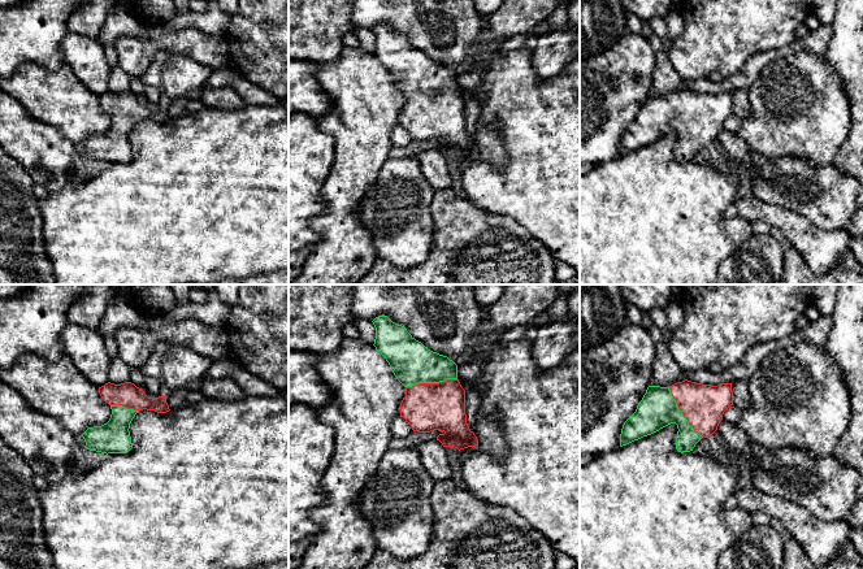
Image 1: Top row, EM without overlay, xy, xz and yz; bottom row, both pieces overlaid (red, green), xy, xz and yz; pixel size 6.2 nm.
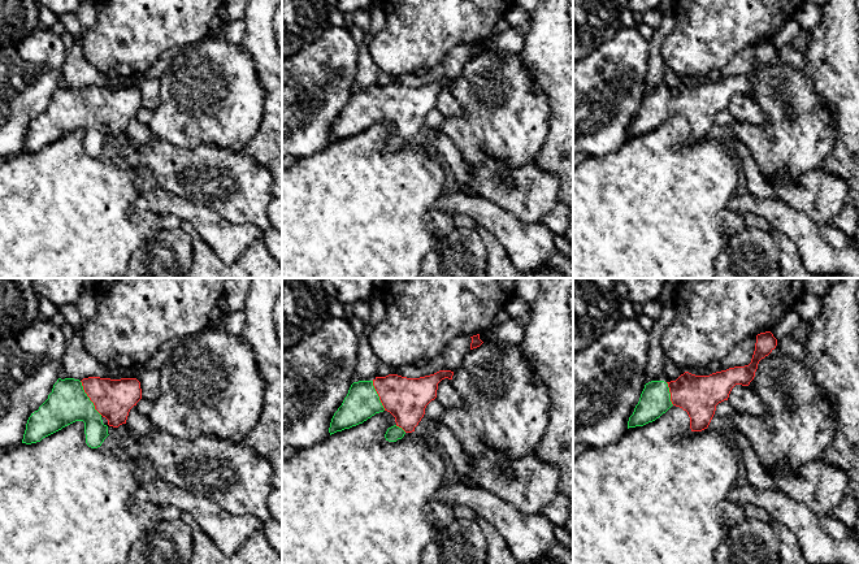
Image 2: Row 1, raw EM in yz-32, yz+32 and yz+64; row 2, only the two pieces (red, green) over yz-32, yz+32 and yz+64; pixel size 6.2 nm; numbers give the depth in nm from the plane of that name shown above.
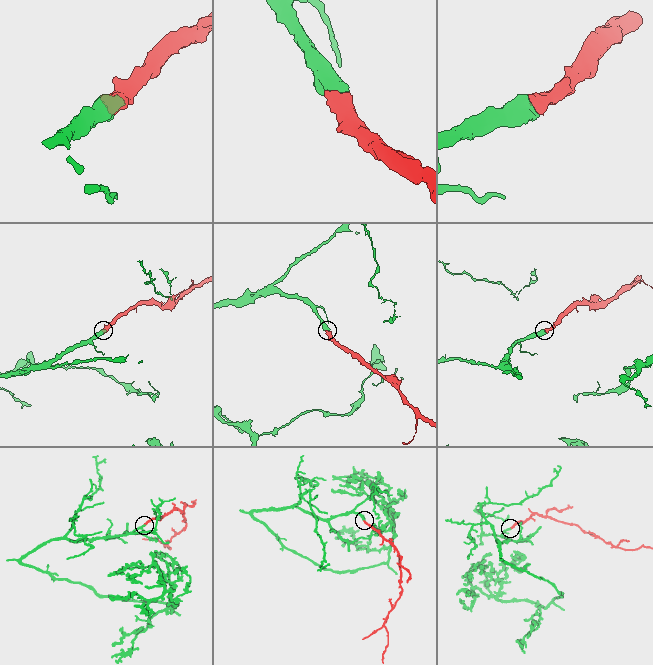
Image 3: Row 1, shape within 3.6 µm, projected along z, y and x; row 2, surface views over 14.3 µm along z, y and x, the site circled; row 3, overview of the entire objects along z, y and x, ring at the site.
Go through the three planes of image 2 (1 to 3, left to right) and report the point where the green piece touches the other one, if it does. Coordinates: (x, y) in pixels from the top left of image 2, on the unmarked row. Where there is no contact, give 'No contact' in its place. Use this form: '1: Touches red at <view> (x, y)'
1: Touches red at yz-32 (89, 105)
2: Touches red at yz+32 (378, 104)
3: Touches red at yz+64 (671, 103)

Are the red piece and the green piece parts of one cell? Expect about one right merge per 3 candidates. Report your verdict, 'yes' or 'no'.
yes

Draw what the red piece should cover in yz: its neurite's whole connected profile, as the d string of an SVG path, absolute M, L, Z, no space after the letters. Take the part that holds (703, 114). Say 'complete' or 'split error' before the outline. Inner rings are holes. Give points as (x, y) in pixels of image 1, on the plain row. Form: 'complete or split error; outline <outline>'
split error; outline M685 88L671 96L649 95L636 121L623 134L620 156L676 133L678 138L676 158L681 162L690 161L703 145L712 145L730 114L733 114L732 92L712 95Z

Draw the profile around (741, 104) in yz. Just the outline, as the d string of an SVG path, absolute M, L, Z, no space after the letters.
M746 87L732 91L733 114L742 121L751 114L751 104L749 100L749 90Z

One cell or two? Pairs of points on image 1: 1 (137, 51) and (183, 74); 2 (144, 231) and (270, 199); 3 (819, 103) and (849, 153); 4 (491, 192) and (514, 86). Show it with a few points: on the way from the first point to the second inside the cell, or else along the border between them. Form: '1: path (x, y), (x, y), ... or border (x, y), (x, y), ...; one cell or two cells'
1: border (170, 53), (183, 53), (200, 63); two cells
2: path (176, 213), (206, 199), (239, 199); one cell
3: border (849, 129), (845, 143), (833, 161); two cells
4: path (516, 166), (516, 112); one cell

